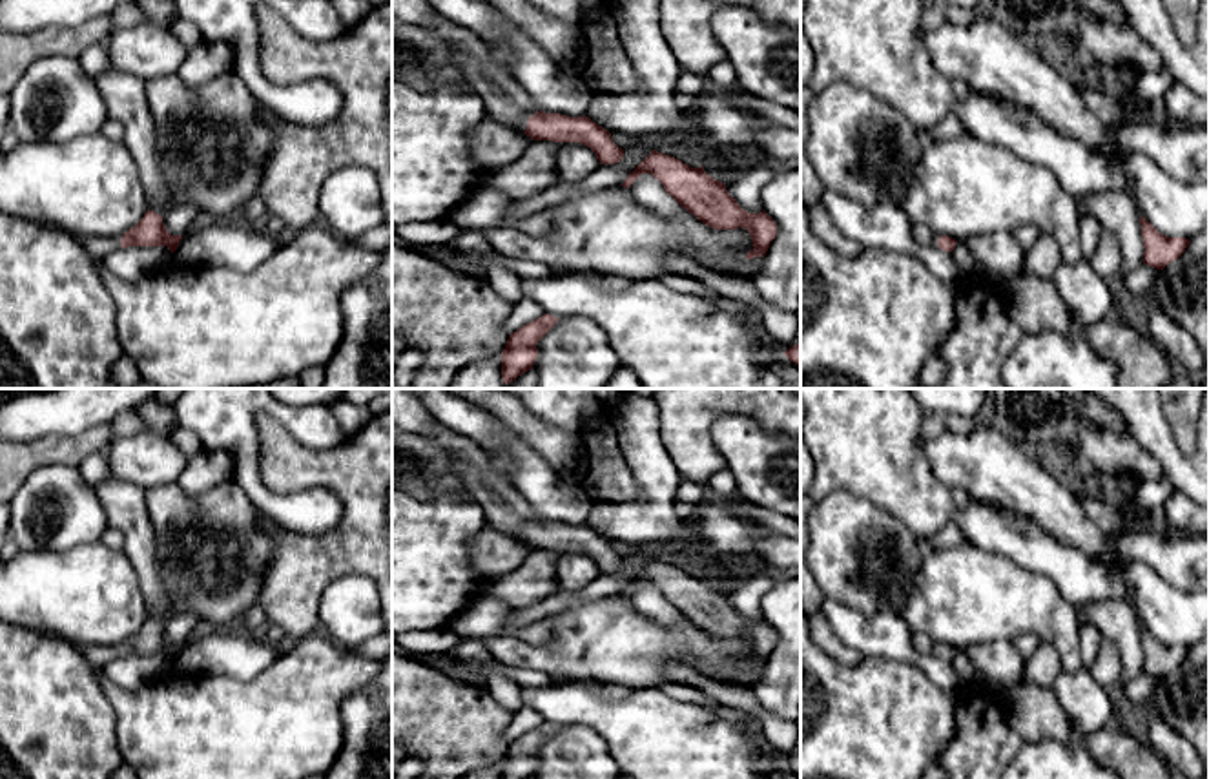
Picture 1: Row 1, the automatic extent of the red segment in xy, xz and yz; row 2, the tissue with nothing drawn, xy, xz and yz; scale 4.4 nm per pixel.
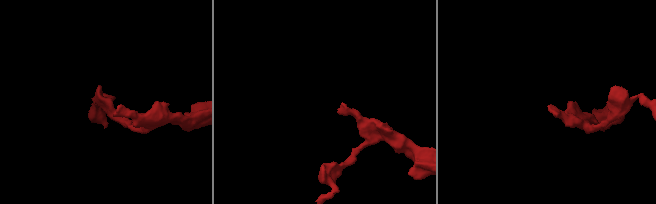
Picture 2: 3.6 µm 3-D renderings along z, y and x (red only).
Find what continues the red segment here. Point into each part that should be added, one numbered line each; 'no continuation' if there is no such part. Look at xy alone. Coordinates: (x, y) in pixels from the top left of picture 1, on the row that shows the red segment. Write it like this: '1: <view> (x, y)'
1: xy (97, 247)

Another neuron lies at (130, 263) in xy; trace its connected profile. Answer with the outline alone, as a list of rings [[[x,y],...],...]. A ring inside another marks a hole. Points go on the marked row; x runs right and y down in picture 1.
[[[128,246],[104,257],[104,265],[120,279],[139,281],[146,272],[173,255],[168,246]]]

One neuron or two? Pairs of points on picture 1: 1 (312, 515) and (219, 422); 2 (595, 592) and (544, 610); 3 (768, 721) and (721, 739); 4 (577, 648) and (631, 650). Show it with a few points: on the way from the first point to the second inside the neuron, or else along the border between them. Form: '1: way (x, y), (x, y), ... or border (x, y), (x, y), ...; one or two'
1: way (281, 508), (274, 506), (250, 482), (245, 453); one
2: way (582, 595), (557, 602); one
3: border (763, 741), (775, 756); two
4: way (589, 646), (619, 646); one

